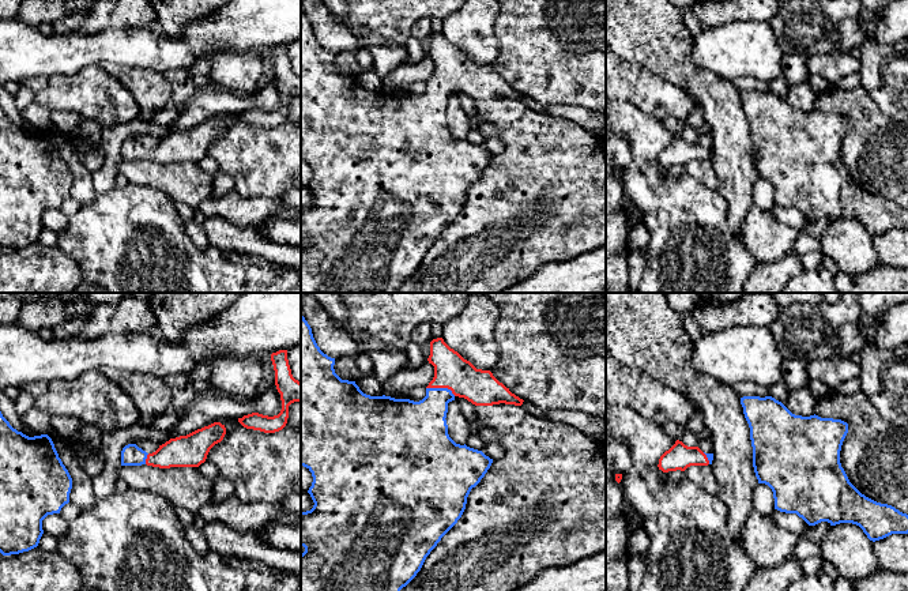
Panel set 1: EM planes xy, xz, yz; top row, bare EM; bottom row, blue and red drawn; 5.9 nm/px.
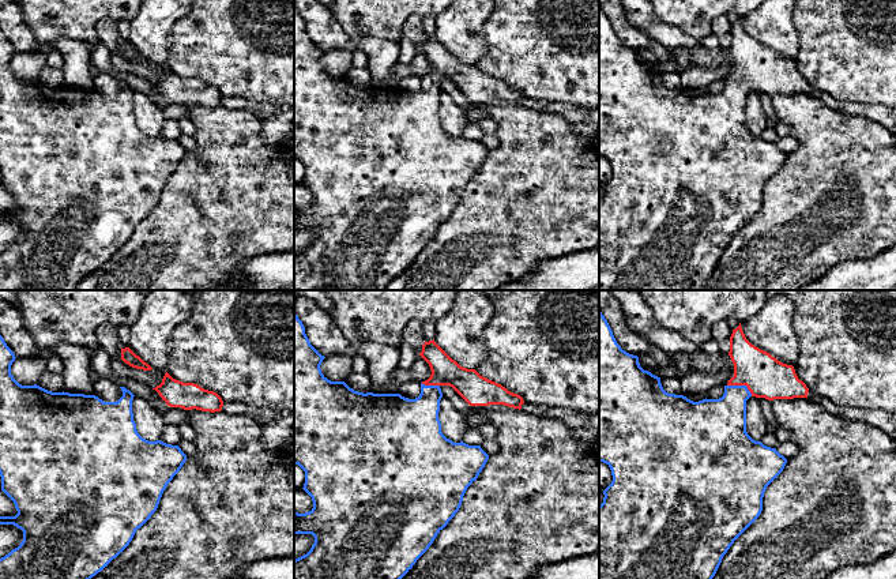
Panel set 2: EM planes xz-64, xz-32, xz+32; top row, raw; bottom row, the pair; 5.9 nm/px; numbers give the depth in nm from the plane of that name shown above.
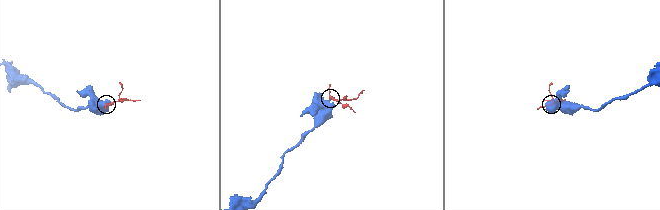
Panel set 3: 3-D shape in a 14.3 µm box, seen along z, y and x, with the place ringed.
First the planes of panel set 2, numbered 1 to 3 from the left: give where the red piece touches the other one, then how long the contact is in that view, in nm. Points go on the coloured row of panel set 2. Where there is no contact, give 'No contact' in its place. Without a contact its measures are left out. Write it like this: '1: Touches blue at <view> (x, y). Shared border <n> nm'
1: No contact
2: Touches blue at xz-32 (430, 386). Shared border 110 nm
3: Touches blue at xz+32 (741, 386). Shared border 170 nm

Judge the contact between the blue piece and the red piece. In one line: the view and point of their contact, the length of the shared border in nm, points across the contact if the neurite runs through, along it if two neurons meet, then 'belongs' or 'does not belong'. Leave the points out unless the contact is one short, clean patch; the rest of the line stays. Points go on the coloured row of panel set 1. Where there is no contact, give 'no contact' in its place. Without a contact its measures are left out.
contact xz (441, 388); length 180 nm; way xz (421, 425), (434, 406), (441, 388), (479, 387); belongs

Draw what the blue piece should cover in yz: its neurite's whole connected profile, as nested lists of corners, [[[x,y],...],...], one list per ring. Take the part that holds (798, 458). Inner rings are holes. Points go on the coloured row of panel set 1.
[[[743,396],[741,404],[750,428],[754,473],[758,483],[772,489],[775,509],[796,513],[809,526],[821,522],[830,526],[852,523],[873,542],[892,534],[908,534],[907,513],[866,497],[849,482],[840,463],[841,445],[848,433],[847,422],[815,414],[795,415],[772,396]]]

